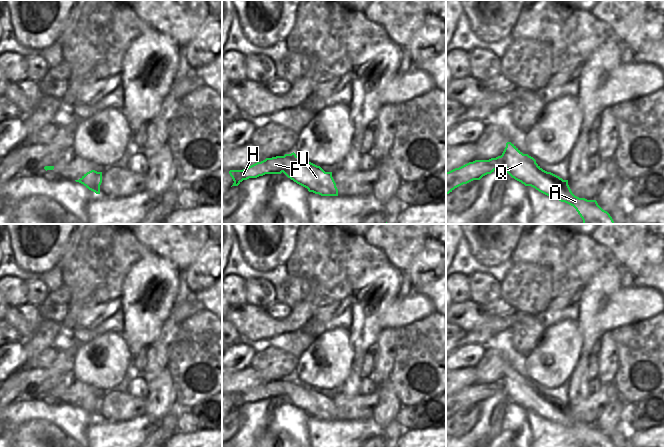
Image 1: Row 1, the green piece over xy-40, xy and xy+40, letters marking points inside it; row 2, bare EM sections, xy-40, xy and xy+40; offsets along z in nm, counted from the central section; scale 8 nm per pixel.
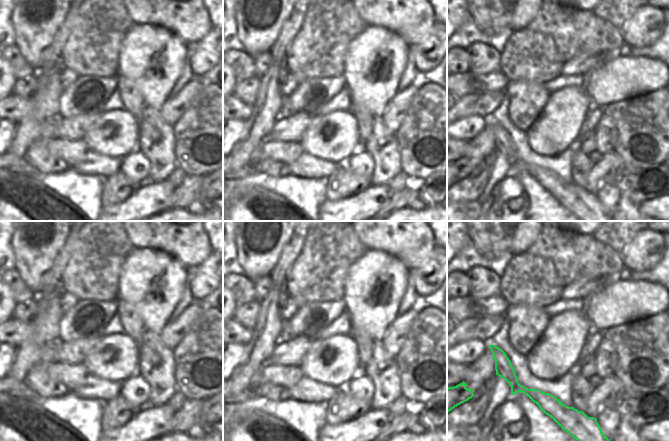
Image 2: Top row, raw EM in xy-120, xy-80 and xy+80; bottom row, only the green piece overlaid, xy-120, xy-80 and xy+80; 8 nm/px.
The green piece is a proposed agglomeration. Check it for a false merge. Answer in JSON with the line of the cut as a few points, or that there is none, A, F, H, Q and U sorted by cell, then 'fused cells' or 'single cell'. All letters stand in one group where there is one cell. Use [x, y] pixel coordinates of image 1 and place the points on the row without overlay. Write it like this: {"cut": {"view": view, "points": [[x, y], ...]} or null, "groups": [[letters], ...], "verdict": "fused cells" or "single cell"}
{"cut": {"view": "xy", "points": [[284, 379], [287, 386], [286, 393], [283, 396]]}, "groups": [["A", "Q", "U"], ["F", "H"]], "verdict": "fused cells"}

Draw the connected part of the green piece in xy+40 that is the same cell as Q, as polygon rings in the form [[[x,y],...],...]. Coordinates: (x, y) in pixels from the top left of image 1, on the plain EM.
[[[511,366],[501,380],[506,385],[507,397],[525,410],[531,410],[539,416],[573,430],[583,444],[583,448],[615,448],[610,438],[603,434],[596,424],[587,424],[575,420],[568,404],[543,394],[536,384],[528,378],[523,378]]]

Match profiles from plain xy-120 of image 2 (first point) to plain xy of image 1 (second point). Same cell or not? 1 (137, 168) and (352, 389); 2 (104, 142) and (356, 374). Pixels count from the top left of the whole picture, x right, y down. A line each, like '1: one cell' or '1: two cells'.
1: two cells
2: two cells

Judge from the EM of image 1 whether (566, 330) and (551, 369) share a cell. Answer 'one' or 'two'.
one

